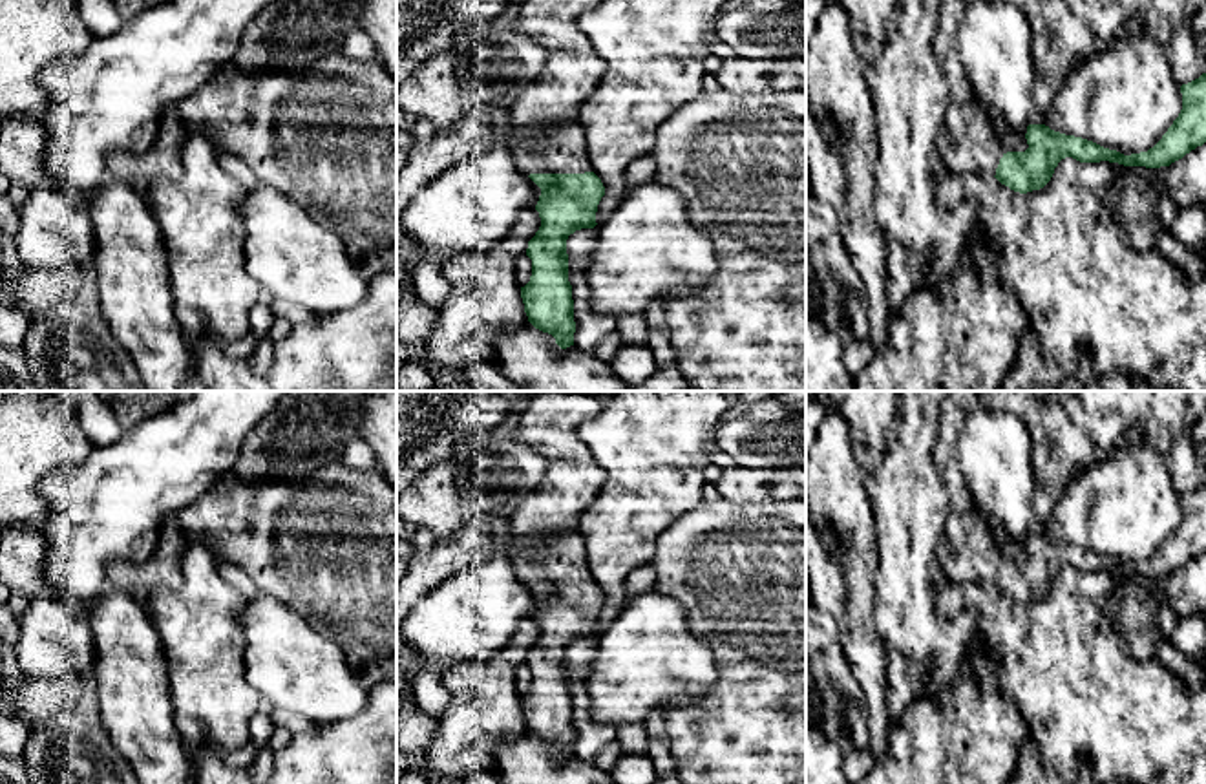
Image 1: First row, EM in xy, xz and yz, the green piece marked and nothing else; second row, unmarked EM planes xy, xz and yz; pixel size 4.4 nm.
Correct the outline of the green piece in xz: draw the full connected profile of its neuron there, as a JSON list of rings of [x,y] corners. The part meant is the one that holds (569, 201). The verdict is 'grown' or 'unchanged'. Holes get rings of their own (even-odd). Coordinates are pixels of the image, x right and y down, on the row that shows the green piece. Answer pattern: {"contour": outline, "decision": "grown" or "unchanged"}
{"contour": [[[574,121],[561,124],[550,124],[545,130],[545,144],[541,148],[515,146],[510,139],[504,139],[510,148],[513,166],[526,174],[539,188],[541,196],[535,210],[541,217],[541,227],[528,241],[526,256],[532,260],[530,281],[521,287],[521,298],[528,322],[555,338],[561,349],[574,345],[574,300],[572,285],[568,281],[568,254],[566,239],[570,234],[581,228],[594,228],[596,212],[605,186],[601,179],[592,172],[587,157],[583,128]]], "decision": "grown"}

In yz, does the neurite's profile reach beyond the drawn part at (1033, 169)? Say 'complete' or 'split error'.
split error

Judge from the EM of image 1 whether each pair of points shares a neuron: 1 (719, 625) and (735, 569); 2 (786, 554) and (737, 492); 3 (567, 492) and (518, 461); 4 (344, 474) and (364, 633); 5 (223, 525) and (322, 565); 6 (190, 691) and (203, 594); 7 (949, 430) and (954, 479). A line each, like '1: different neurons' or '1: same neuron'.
1: same neuron
2: different neurons
3: different neurons
4: same neuron
5: same neuron
6: same neuron
7: same neuron

